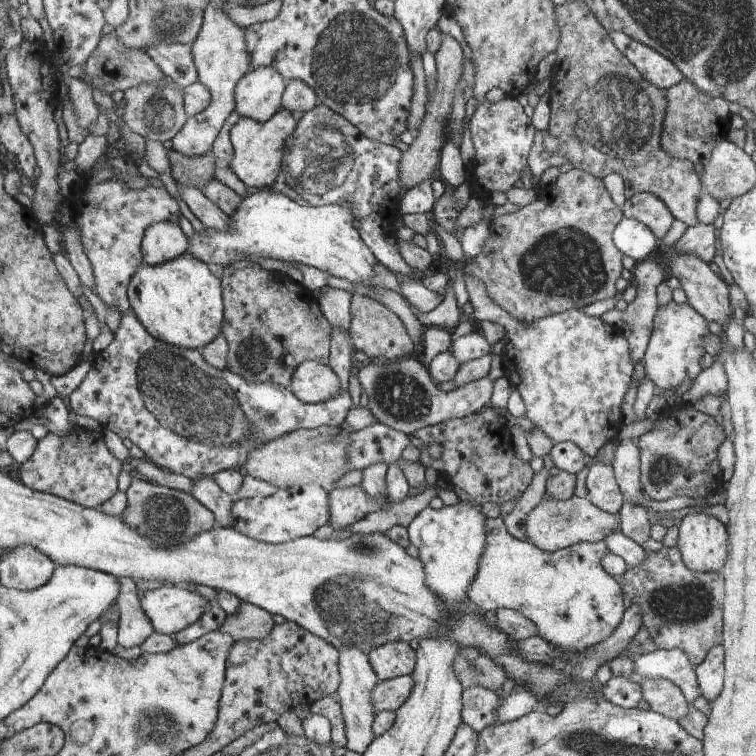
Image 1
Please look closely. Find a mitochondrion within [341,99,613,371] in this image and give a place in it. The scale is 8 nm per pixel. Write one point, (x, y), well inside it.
(568, 265)

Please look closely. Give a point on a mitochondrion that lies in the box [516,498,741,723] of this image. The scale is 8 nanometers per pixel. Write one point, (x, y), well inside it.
(680, 602)

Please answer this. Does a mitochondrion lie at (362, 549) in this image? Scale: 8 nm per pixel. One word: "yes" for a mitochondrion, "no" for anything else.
yes

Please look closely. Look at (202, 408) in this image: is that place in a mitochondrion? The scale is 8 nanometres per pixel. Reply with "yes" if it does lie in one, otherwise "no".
yes

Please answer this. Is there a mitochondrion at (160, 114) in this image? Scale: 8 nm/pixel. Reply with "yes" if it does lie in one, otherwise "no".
yes

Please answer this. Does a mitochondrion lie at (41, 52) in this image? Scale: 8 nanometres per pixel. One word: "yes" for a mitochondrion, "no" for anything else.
no

